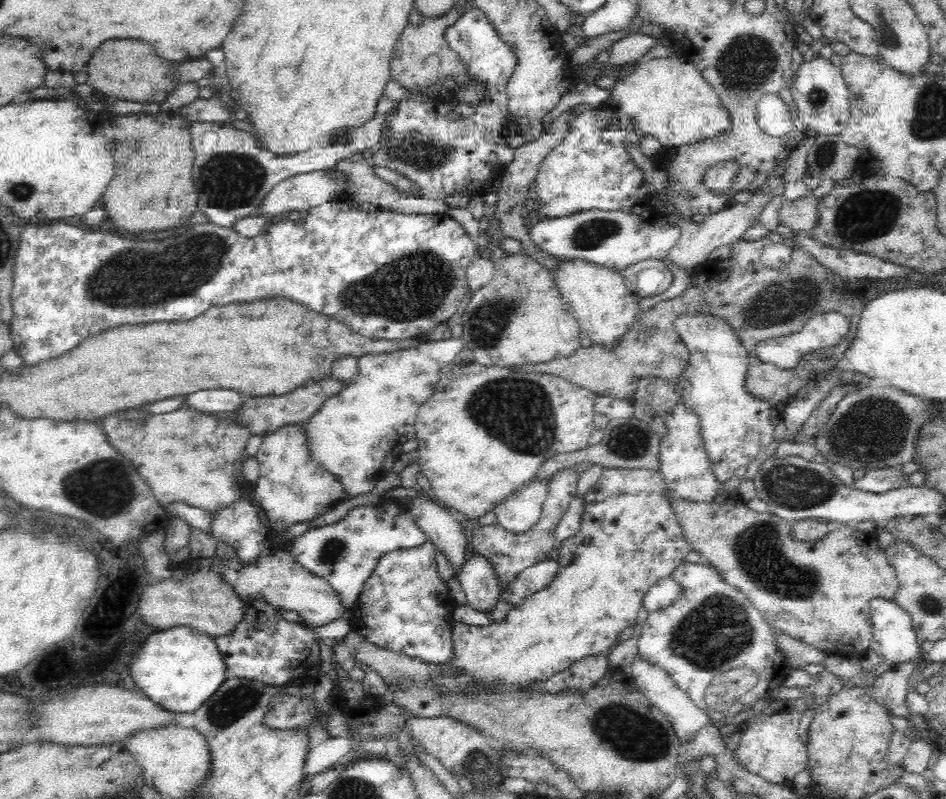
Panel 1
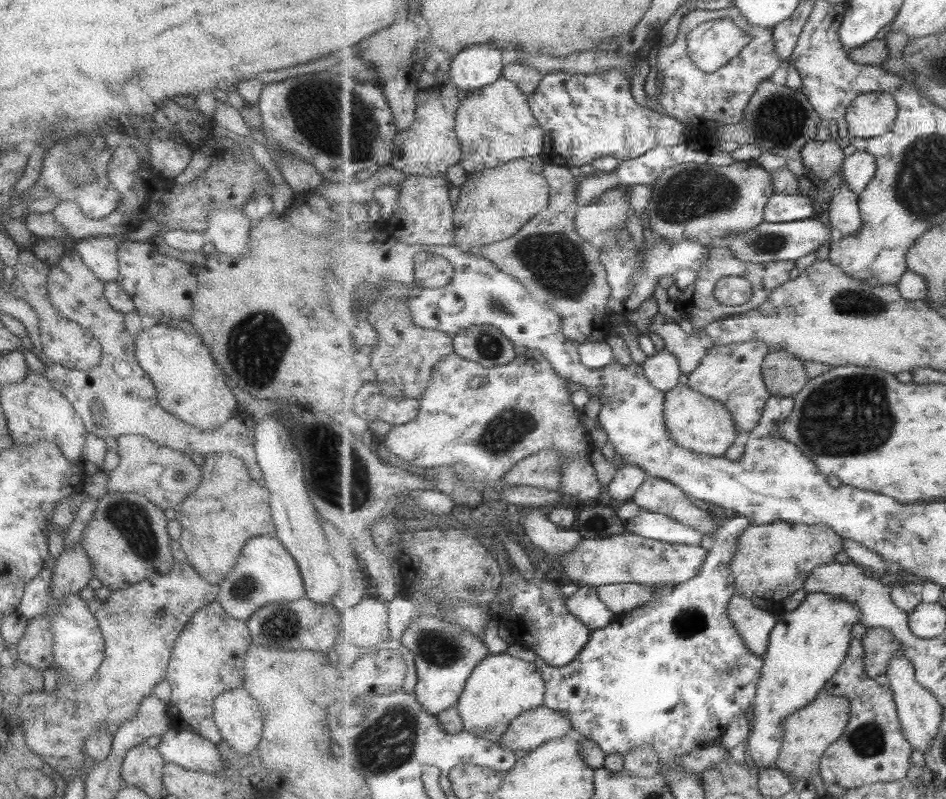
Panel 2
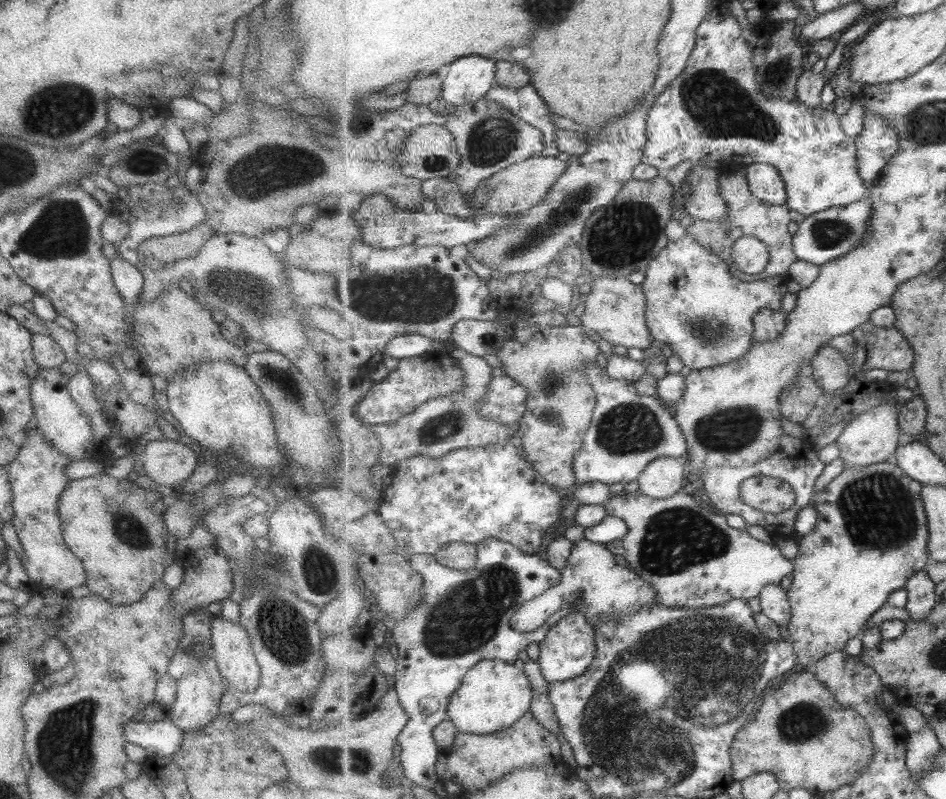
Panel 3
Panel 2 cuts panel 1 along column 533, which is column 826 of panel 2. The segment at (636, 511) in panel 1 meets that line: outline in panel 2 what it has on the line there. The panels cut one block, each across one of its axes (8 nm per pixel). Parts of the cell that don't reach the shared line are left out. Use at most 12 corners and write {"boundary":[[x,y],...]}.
{"boundary":[[841,596],[780,612],[746,755],[776,767],[783,720],[819,697],[861,621]]}

